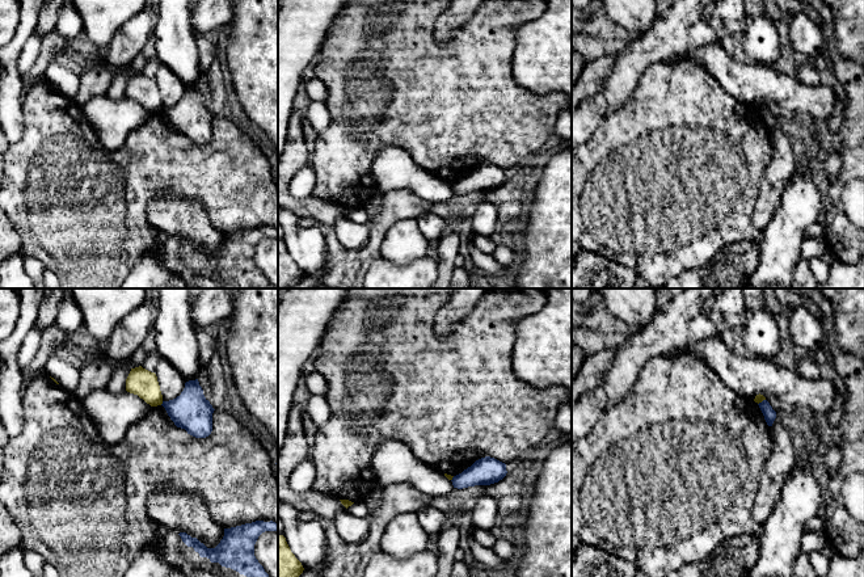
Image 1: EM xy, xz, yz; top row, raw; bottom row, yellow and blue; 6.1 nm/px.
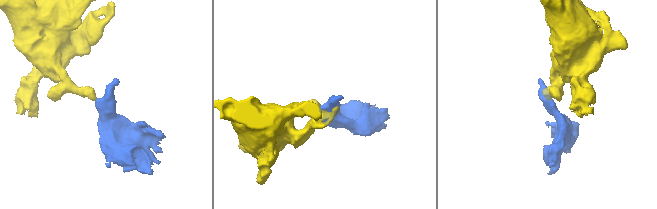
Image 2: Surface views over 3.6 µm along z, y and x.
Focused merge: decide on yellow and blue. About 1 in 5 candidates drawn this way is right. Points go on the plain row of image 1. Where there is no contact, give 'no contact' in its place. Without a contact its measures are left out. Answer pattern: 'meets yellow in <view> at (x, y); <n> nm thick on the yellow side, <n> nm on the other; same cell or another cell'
meets yellow in xy at (161, 109); 170 nm thick on the yellow side, 240 nm on the other; another cell

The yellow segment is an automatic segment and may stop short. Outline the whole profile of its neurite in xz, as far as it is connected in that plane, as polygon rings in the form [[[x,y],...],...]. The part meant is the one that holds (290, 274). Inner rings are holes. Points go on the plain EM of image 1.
[[[278,241],[278,288],[294,288],[304,274],[291,258],[286,244]]]

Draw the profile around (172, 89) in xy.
[[[161,64],[156,71],[155,80],[157,83],[163,108],[173,106],[181,101],[186,87],[173,71]]]

